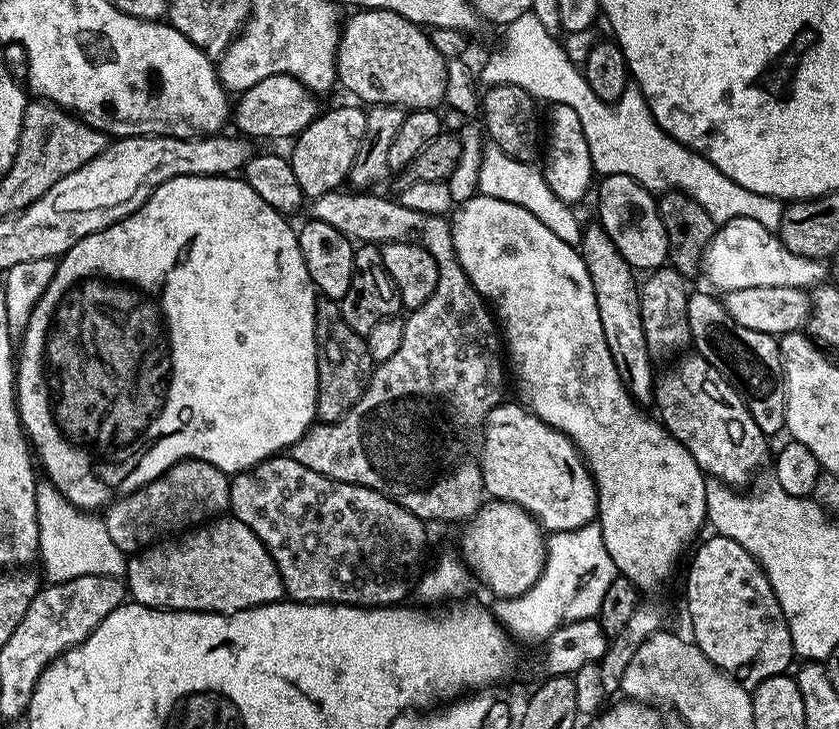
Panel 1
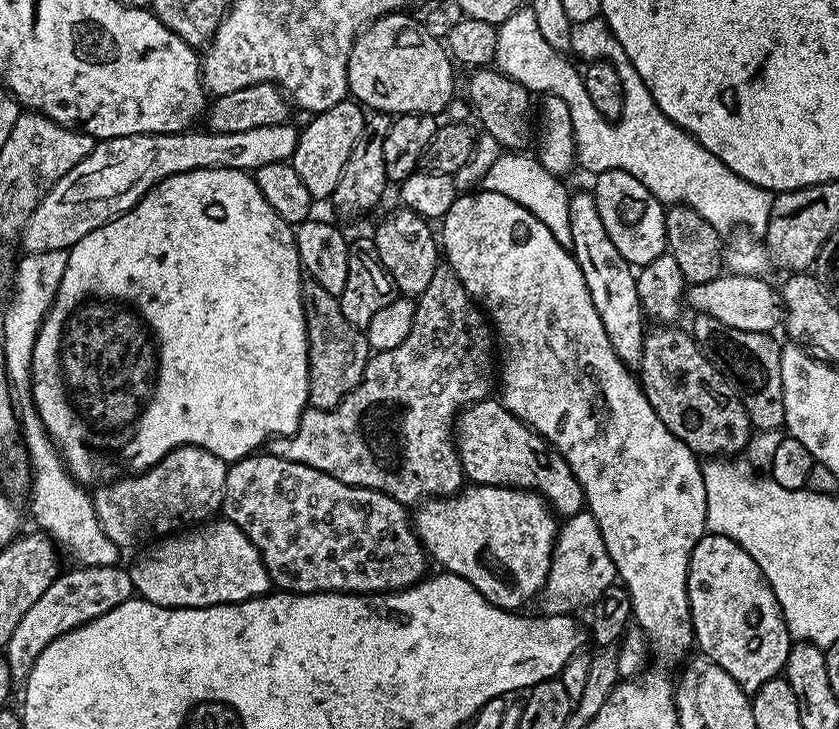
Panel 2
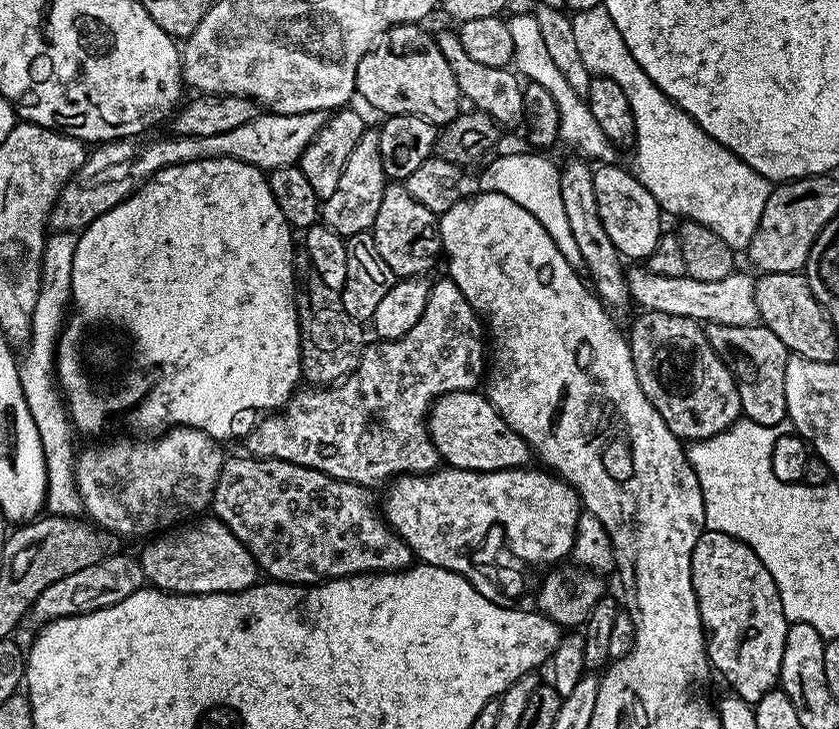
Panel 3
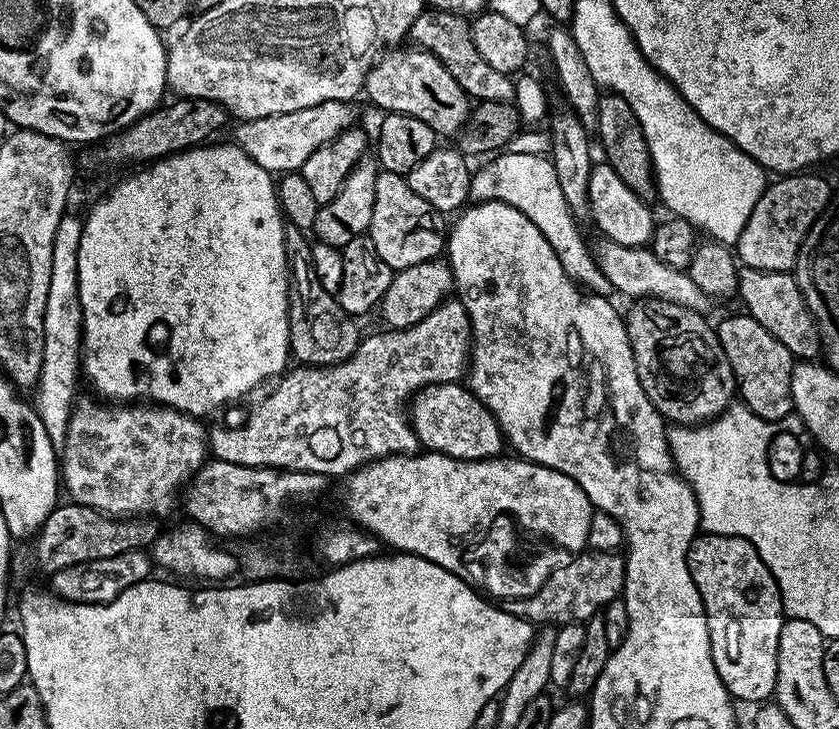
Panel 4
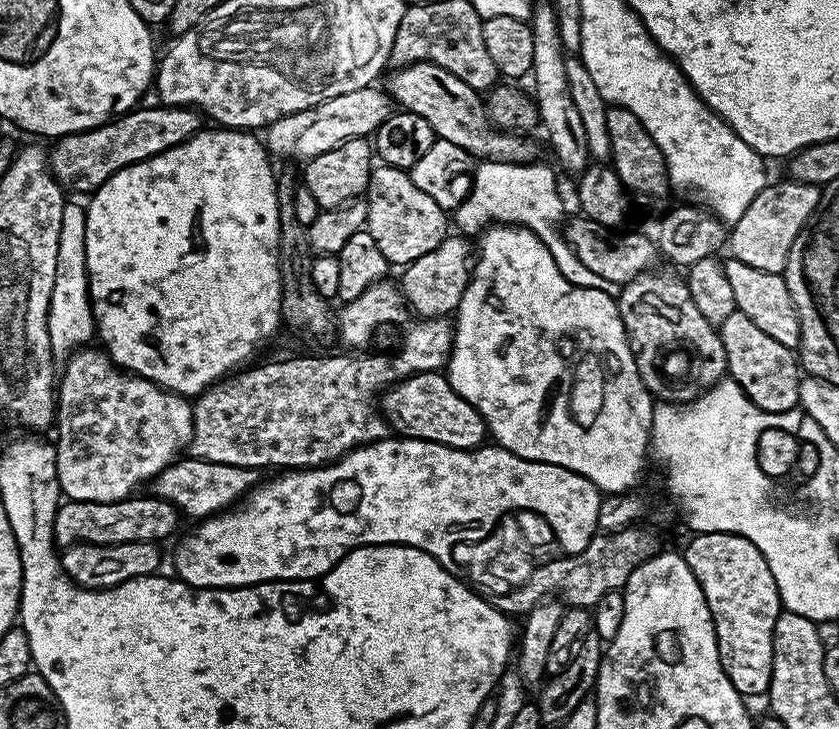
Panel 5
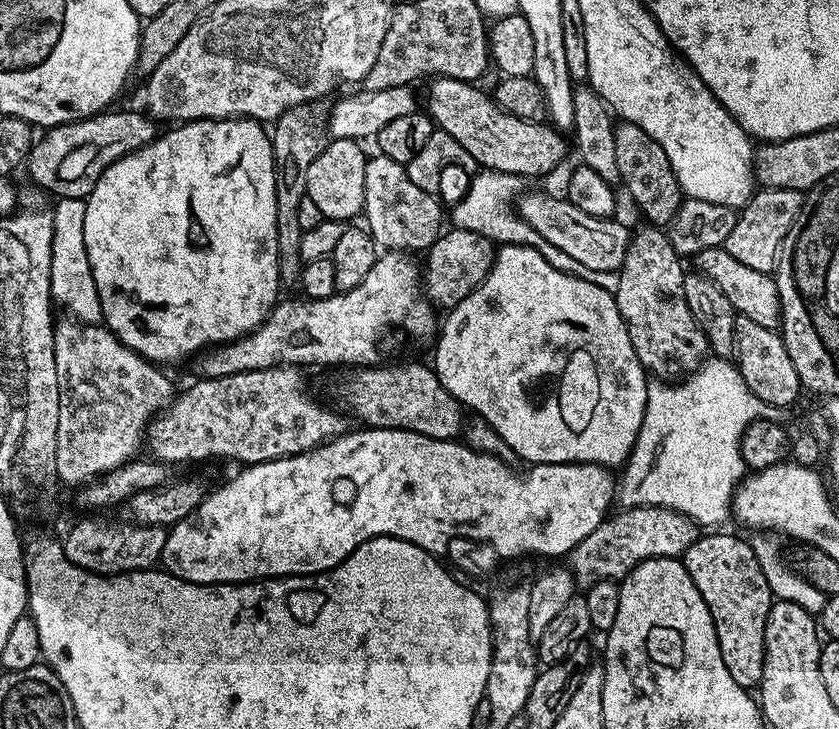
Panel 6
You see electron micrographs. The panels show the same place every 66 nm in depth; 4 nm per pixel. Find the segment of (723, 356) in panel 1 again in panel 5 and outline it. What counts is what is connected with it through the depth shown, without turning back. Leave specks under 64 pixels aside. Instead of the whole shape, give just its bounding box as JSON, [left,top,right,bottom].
[718,312,802,412]

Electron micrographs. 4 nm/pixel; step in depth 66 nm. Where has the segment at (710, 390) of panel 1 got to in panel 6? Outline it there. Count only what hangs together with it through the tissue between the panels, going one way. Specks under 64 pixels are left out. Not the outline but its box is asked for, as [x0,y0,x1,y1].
[616,226,710,382]

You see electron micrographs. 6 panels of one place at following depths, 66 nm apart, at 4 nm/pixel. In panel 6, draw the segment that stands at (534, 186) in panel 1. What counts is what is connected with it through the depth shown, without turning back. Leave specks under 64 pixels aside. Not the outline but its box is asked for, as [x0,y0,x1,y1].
[450,169,618,295]

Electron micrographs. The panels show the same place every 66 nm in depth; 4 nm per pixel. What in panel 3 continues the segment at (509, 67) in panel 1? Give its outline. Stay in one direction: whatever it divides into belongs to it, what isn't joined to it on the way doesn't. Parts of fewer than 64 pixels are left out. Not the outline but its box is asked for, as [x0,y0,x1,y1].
[507,6,773,250]

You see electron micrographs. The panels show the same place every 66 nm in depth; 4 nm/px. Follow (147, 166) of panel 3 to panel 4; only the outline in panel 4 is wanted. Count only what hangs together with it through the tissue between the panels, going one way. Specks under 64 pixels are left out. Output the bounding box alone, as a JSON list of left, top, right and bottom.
[234,100,357,172]

